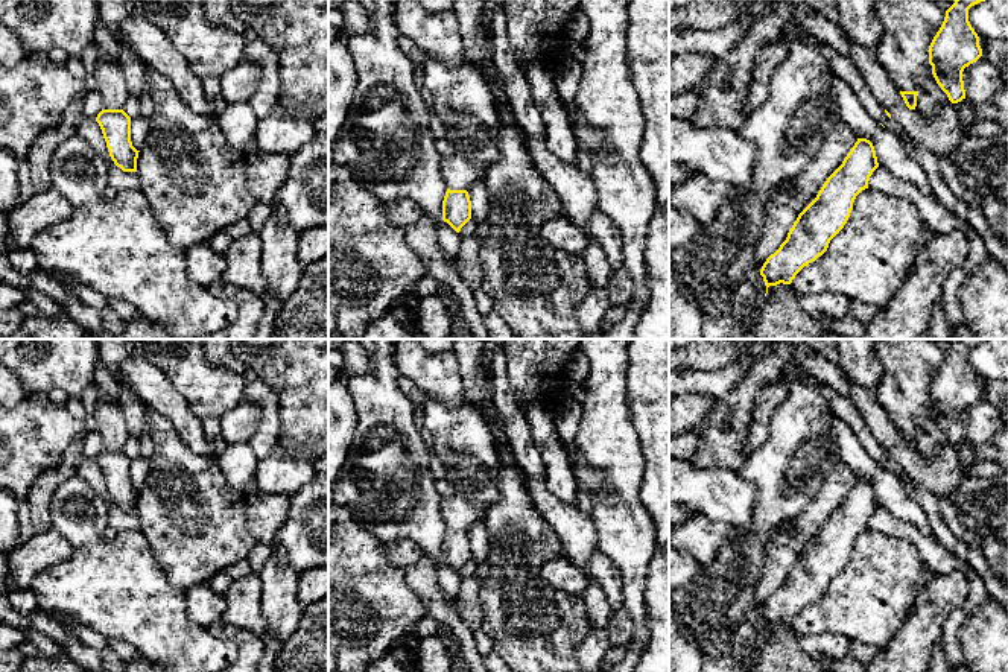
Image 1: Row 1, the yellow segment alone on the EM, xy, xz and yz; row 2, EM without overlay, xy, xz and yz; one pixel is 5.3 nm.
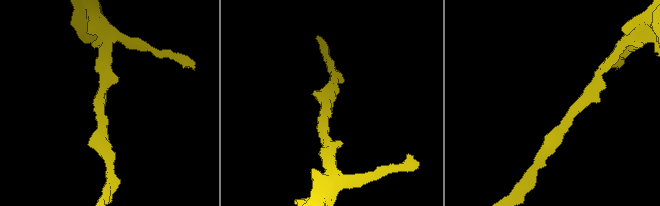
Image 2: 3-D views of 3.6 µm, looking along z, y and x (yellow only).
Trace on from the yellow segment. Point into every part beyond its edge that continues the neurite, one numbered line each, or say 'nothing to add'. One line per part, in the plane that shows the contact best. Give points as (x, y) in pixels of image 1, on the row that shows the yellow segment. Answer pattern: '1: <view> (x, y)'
nothing to add

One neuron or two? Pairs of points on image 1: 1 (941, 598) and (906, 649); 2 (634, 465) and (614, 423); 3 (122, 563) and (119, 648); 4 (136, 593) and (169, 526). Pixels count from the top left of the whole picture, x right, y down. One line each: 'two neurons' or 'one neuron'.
1: one neuron
2: one neuron
3: two neurons
4: two neurons

